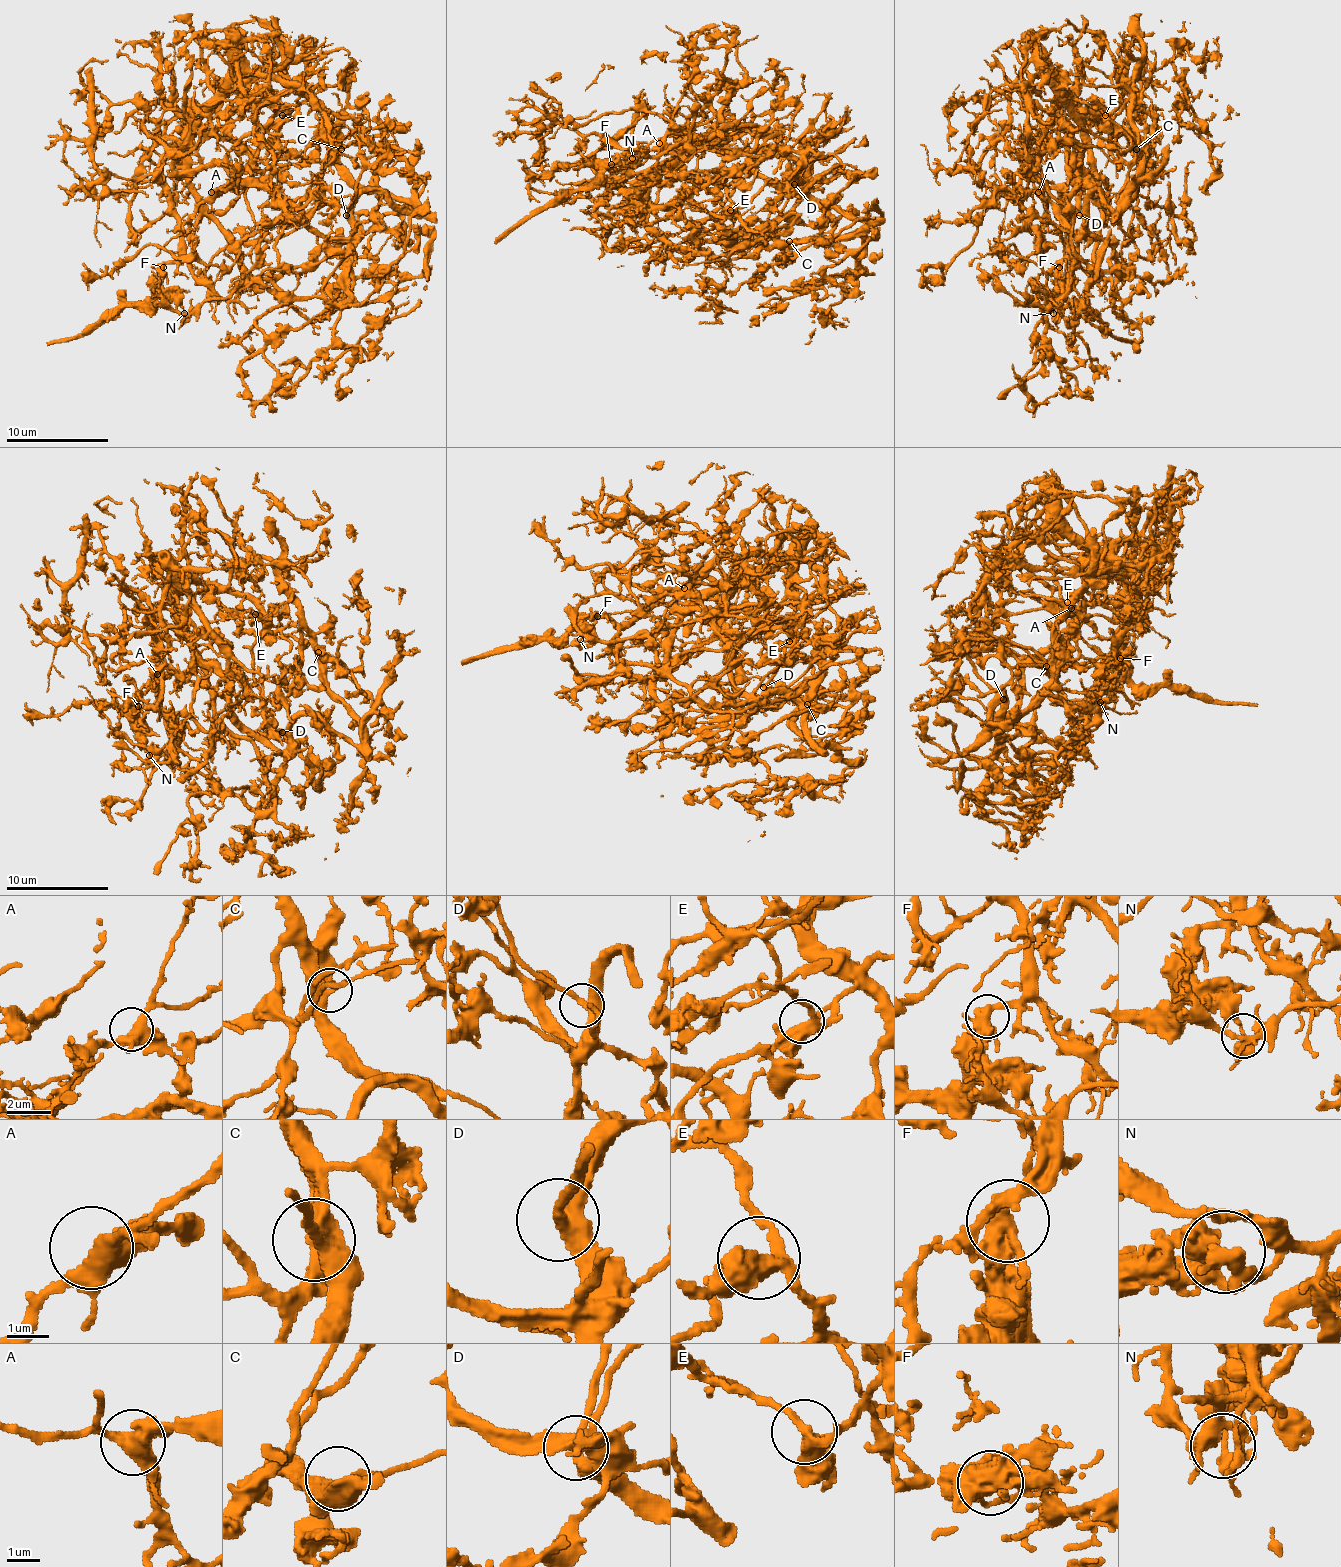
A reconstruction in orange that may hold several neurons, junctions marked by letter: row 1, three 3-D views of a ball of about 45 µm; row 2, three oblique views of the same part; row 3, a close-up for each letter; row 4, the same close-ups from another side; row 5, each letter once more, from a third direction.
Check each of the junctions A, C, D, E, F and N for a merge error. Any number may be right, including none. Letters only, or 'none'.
F, N

